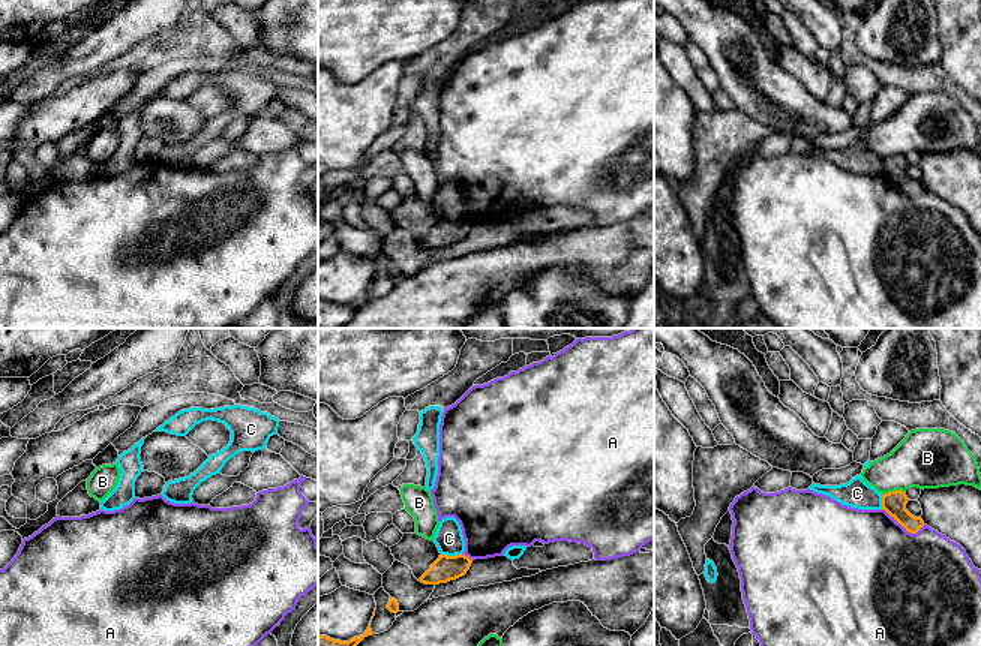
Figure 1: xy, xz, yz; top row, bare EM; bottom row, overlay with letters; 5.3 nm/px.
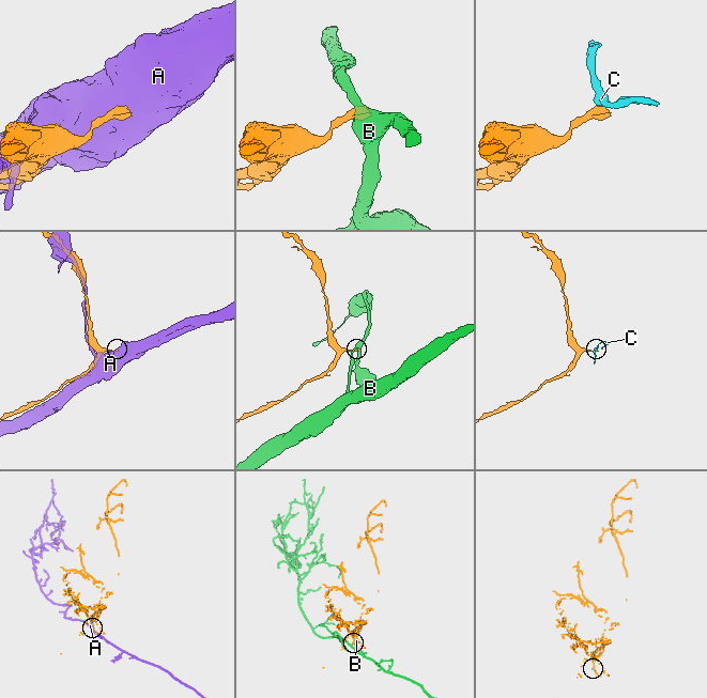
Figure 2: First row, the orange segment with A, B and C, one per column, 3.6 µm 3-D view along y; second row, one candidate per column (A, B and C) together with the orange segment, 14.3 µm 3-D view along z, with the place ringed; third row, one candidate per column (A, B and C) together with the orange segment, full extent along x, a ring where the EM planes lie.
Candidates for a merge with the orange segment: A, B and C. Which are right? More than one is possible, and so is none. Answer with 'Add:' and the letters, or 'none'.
Add: none

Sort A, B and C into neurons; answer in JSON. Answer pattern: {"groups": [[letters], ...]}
{"groups": [["A"], ["B"], ["C"]]}

